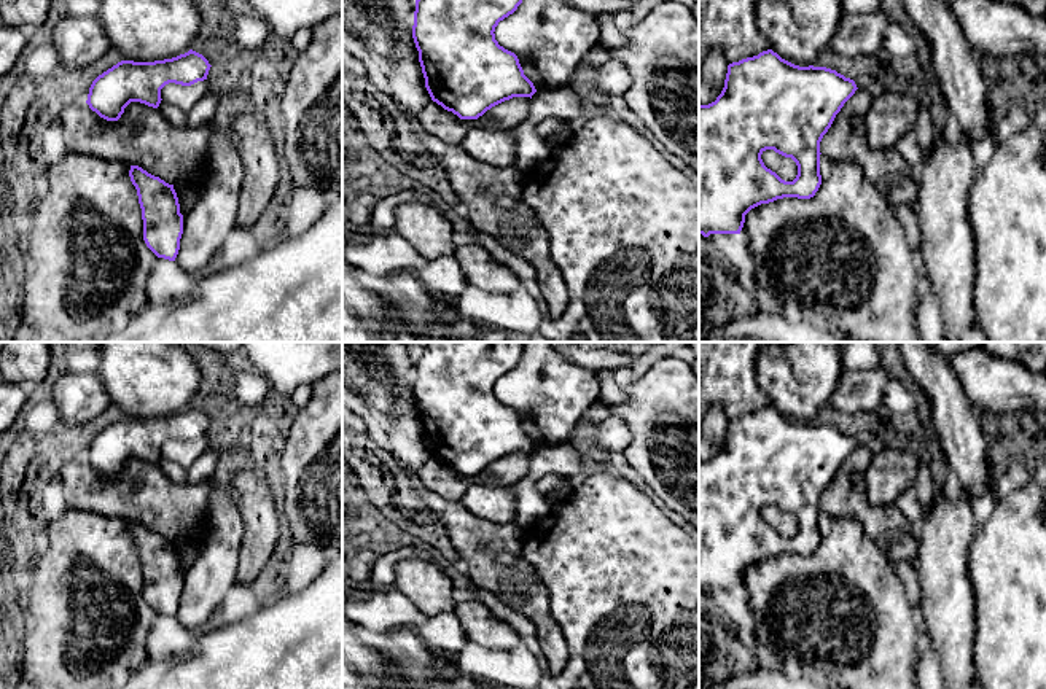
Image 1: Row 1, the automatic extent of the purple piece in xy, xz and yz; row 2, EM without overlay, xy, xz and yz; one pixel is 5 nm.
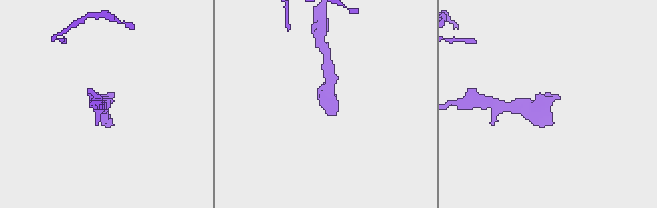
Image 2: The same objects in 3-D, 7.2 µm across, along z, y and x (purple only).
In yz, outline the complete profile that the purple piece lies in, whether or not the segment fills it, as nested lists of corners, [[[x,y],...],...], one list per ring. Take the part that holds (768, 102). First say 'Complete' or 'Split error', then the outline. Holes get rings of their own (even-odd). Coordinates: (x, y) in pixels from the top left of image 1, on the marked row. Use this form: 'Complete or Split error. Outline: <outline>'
Complete. Outline: [[[772,49],[728,65],[724,88],[715,102],[699,103],[699,234],[740,234],[745,215],[783,197],[810,199],[822,185],[820,142],[844,103],[855,94],[857,84],[826,67],[799,67],[782,59]],[[766,150],[791,158],[798,165],[793,181],[782,180],[761,159]]]

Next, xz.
Complete. Outline: [[[416,0],[412,38],[425,88],[433,102],[460,119],[478,119],[513,97],[537,92],[514,53],[495,40],[495,27],[513,14],[522,0]]]

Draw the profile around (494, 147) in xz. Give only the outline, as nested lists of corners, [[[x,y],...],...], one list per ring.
[[[473,129],[462,145],[471,158],[494,167],[513,167],[516,164],[517,145],[508,132],[498,129]]]

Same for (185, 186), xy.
[[[196,165],[189,173],[183,175],[175,181],[174,189],[177,193],[178,204],[183,204],[183,205],[196,204],[199,197],[199,193],[196,188],[201,185],[202,175],[204,175],[204,167]]]

